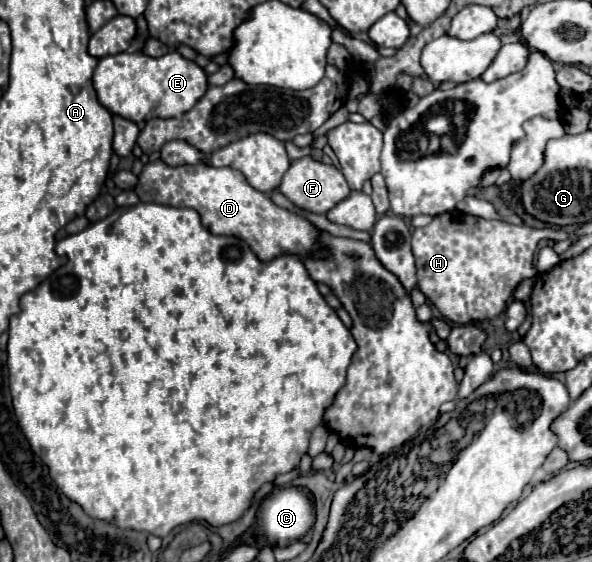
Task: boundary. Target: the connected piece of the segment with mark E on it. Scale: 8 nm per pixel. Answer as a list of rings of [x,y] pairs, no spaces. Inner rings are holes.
[[[120,52],[98,60],[94,70],[94,88],[106,110],[138,124],[152,118],[176,118],[188,112],[208,90],[206,78],[208,76],[200,66],[182,58],[178,52],[170,52],[160,58],[152,58],[142,52]]]

